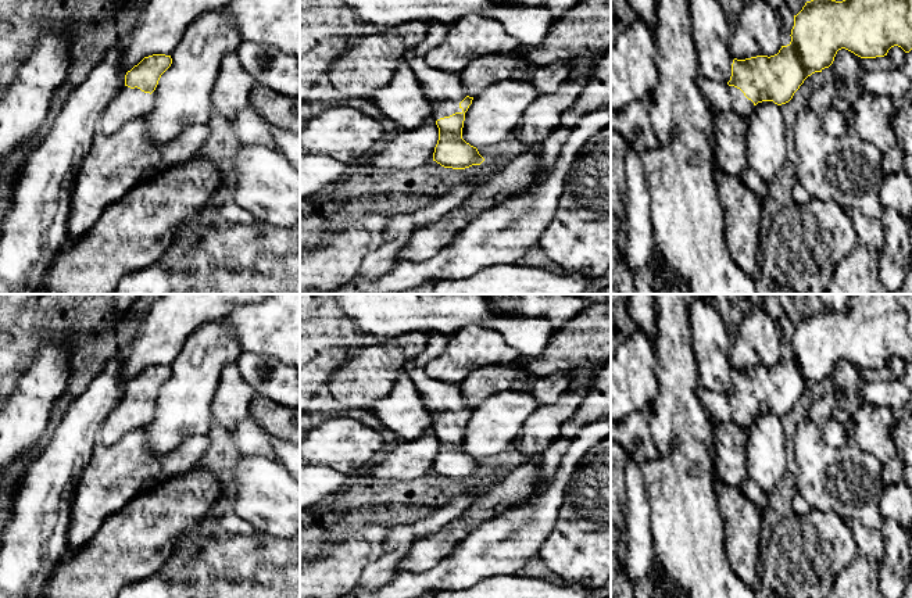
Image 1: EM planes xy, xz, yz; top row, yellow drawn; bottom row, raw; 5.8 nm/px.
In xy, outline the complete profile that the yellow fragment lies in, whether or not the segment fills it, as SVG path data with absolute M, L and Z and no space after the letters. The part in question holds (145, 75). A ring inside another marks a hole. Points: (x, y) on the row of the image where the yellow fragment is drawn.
M153 54L128 71L125 86L99 118L99 132L112 135L126 122L146 117L153 108L153 92L171 64L171 55Z

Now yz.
M811 0L794 15L791 42L775 55L733 60L727 83L700 76L697 83L711 105L712 114L736 112L750 115L762 101L777 105L788 103L804 80L829 68L838 50L845 49L861 58L887 55L894 46L905 53L912 50L912 0Z

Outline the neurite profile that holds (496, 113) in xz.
M505 79L487 86L465 112L462 139L480 148L515 136L536 97L534 86L525 80Z

